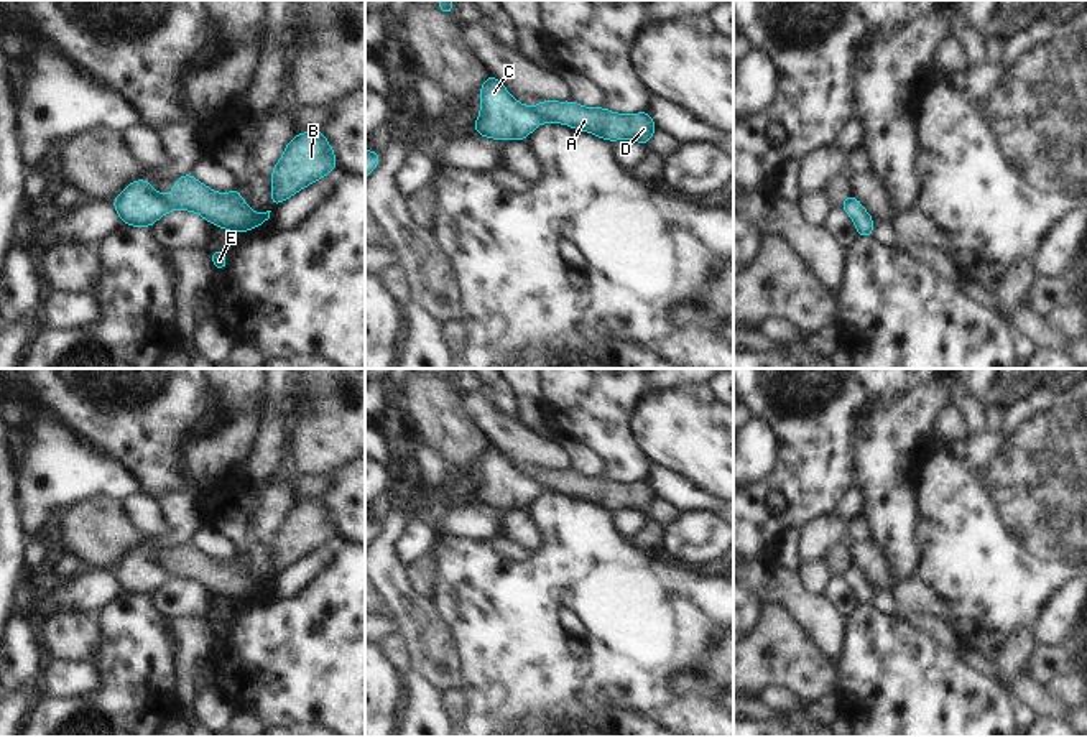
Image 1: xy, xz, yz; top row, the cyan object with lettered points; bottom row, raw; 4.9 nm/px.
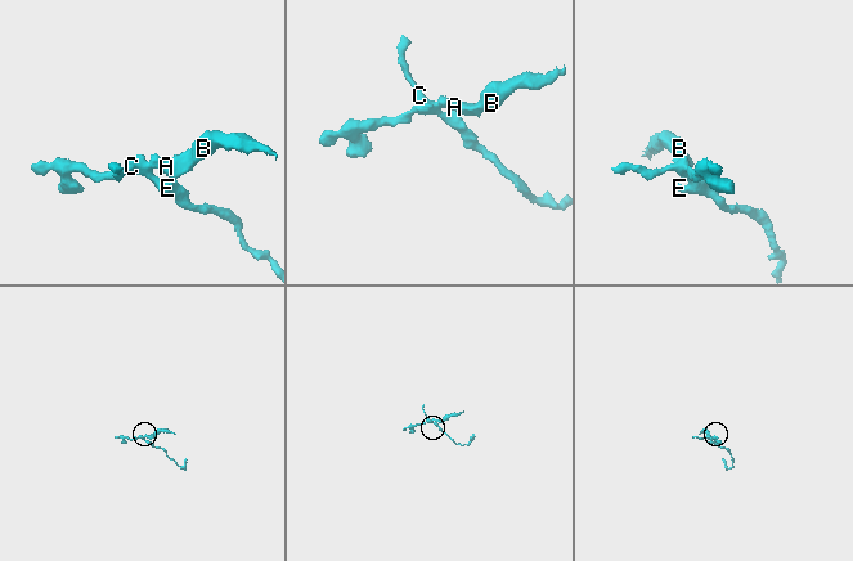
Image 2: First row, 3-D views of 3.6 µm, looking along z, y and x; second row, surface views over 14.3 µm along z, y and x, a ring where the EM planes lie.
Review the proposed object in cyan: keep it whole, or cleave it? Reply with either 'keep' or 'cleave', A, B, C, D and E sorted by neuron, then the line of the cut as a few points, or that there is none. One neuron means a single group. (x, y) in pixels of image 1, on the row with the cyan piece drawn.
cleave; A B D / C E; cut in xz along (535, 109), (545, 120)

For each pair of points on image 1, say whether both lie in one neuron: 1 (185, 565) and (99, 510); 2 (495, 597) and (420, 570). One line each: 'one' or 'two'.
1: one
2: two

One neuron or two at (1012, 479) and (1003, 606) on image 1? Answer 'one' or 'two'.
one

